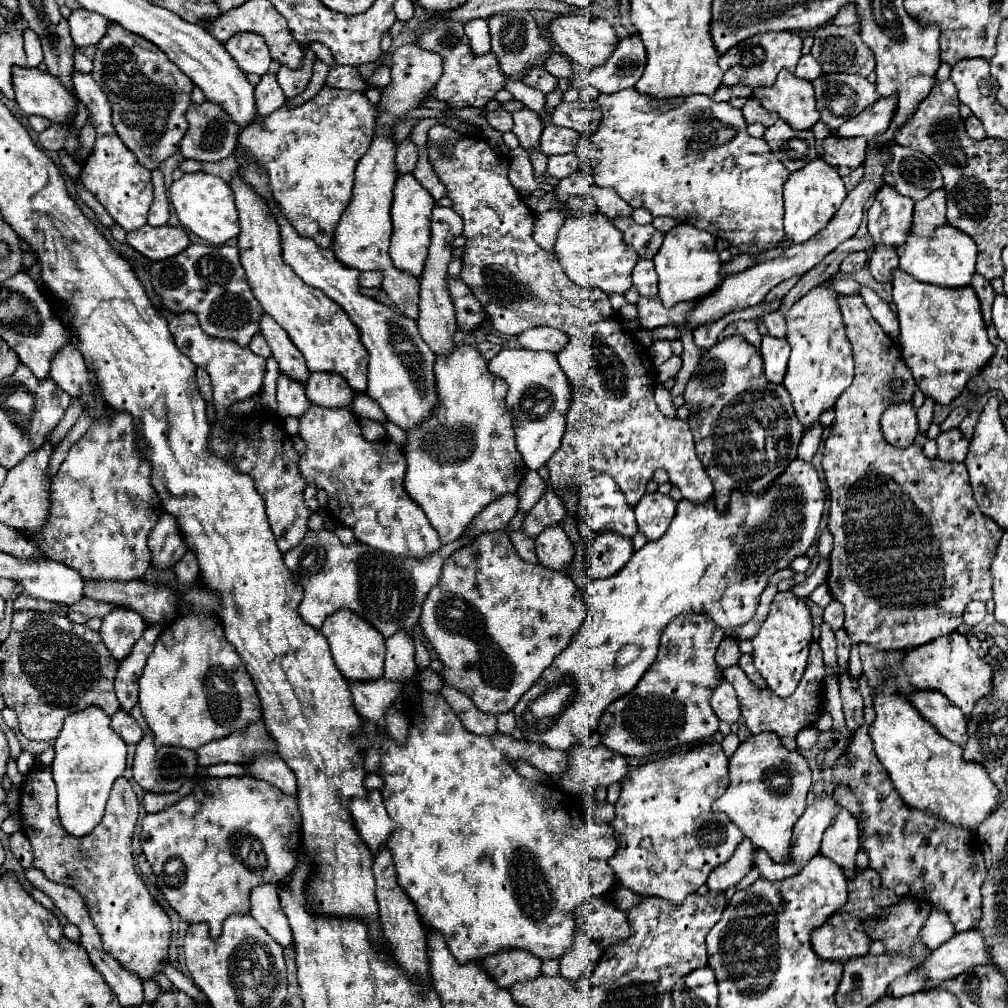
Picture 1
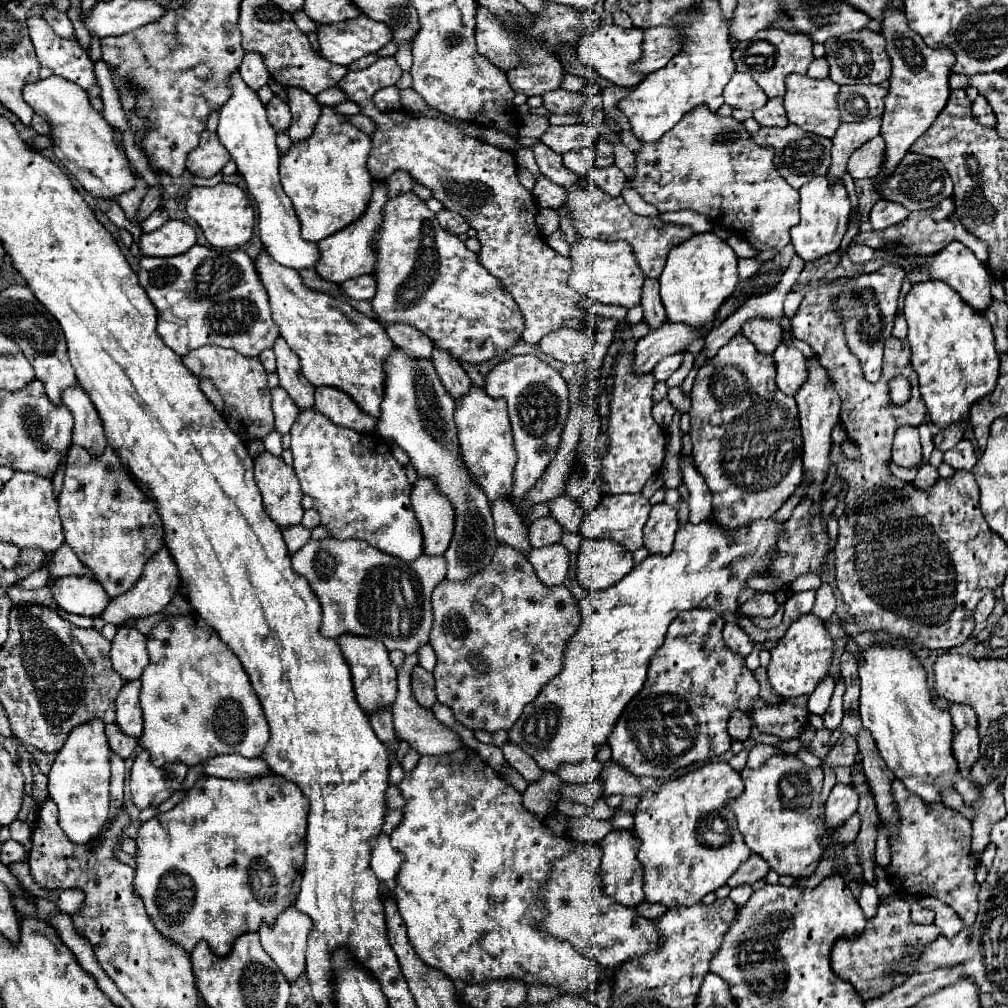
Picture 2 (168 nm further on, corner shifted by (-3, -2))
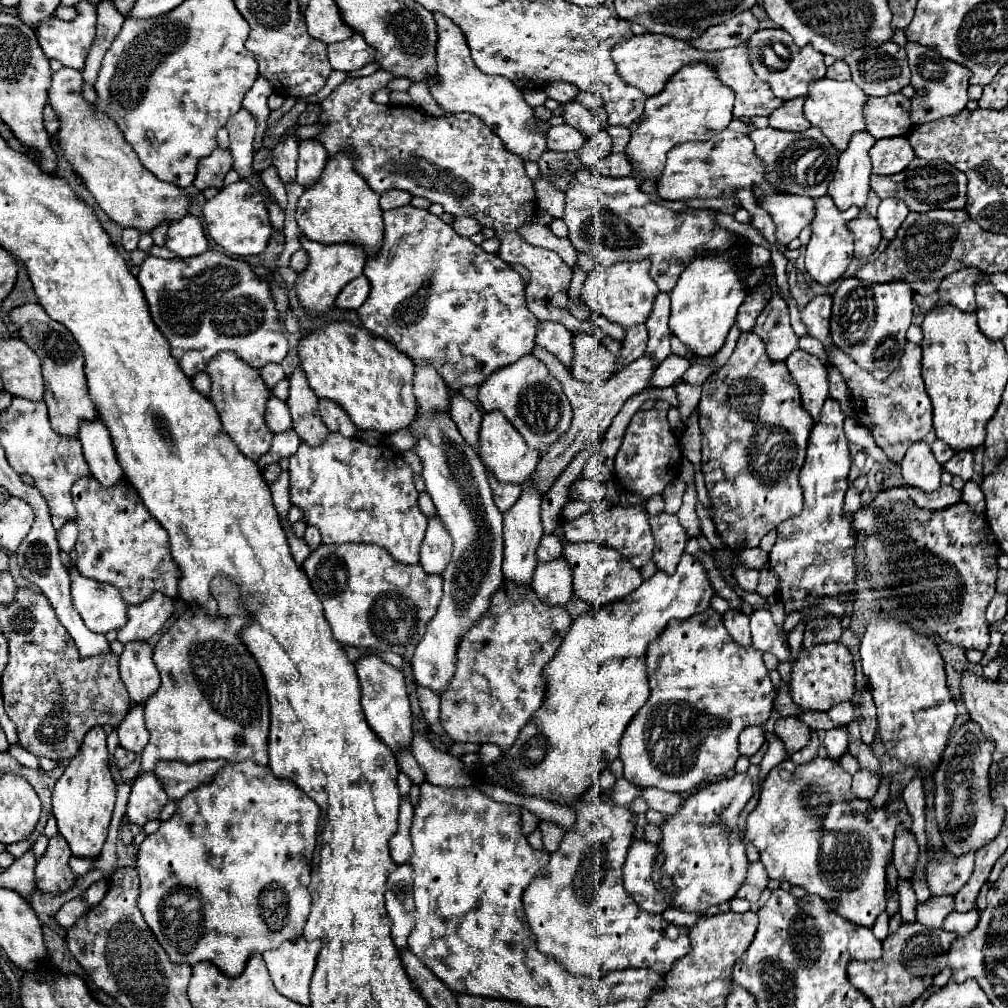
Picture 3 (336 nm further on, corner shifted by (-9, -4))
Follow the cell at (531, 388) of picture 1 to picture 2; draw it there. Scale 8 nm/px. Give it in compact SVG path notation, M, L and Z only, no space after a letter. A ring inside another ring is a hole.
M512 356L492 368L484 384L492 398L504 396L508 402L508 416L514 432L514 446L518 462L514 468L514 488L512 502L520 502L534 486L534 482L544 474L546 466L554 460L564 432L568 416L568 386L558 370L540 360L538 356Z

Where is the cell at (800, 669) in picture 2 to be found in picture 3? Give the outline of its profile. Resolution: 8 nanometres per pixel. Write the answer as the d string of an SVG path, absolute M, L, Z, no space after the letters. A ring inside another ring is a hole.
M842 642L820 644L820 646L814 646L810 652L800 650L798 660L794 662L794 668L792 668L792 678L790 678L792 700L804 710L828 712L838 702L852 700L856 692L854 676L856 676L856 670L854 670L852 654Z

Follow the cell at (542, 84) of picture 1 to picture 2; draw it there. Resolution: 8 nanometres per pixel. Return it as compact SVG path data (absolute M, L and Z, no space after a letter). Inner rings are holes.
M564 88L546 92L544 96L544 106L548 112L552 114L566 114L566 112L580 112L582 106L586 104L586 96L576 94L576 92L568 92Z

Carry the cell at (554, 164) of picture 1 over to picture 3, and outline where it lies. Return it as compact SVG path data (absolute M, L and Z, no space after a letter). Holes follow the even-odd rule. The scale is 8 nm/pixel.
M602 128L596 136L592 136L580 150L578 150L578 156L580 160L586 164L586 166L594 166L596 160L605 158L610 154L612 147L611 137L608 135L606 128ZM600 144L600 146L598 146Z

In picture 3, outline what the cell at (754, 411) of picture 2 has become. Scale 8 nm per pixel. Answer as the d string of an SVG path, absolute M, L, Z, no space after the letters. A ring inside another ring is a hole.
M754 332L740 334L728 364L702 384L702 400L698 408L702 430L702 474L710 496L710 514L716 532L732 550L756 548L762 536L772 532L780 522L802 512L798 474L806 458L814 420L808 416L808 410L804 410L800 390L796 388L786 364L772 362L766 354L764 342Z

